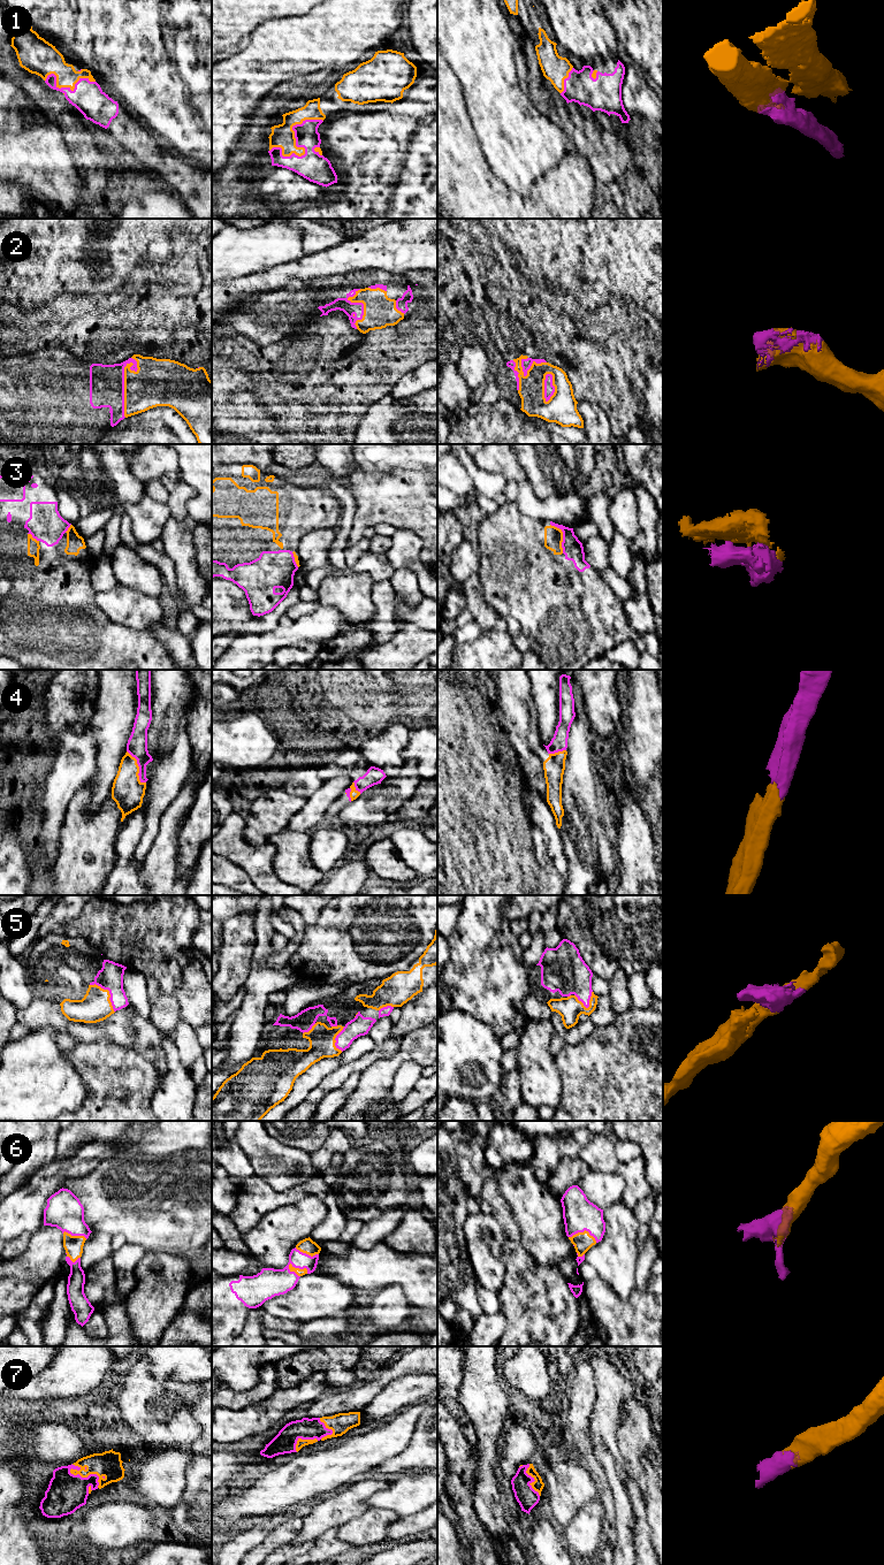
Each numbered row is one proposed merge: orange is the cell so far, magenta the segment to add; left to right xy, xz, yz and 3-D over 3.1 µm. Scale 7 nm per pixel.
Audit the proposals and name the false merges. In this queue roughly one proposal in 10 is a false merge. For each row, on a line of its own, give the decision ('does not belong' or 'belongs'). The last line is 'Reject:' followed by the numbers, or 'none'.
1: belongs
2: belongs
3: belongs
4: belongs
5: belongs
6: belongs
7: belongs
Reject: none

